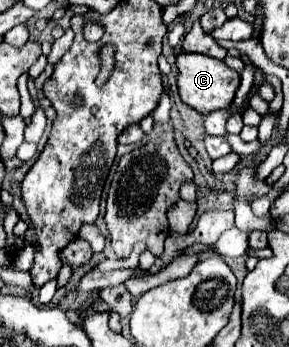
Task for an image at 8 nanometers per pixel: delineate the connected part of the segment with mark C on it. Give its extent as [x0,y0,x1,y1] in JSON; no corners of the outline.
[176,53,240,115]

